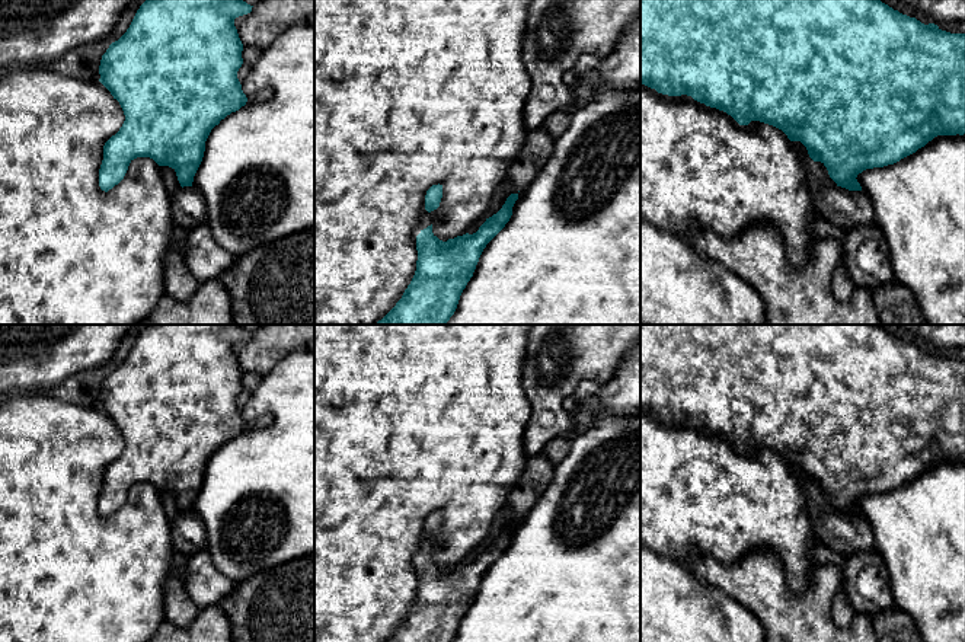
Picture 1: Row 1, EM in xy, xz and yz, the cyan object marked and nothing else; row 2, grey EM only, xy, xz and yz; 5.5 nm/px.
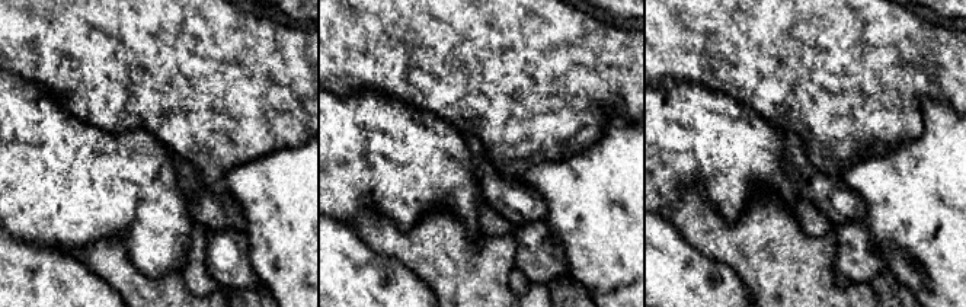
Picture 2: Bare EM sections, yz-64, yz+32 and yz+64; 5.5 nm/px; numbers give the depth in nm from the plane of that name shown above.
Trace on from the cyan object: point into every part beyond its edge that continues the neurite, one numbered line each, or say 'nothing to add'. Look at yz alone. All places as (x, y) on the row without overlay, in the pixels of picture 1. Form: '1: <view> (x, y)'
nothing to add

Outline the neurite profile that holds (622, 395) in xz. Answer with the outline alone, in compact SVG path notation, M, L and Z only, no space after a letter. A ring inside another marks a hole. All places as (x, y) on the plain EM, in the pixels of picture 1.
M640 338L597 396L604 412L613 415L640 412Z

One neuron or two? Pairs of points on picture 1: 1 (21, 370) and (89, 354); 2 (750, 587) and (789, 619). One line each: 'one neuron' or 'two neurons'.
1: one neuron
2: one neuron

